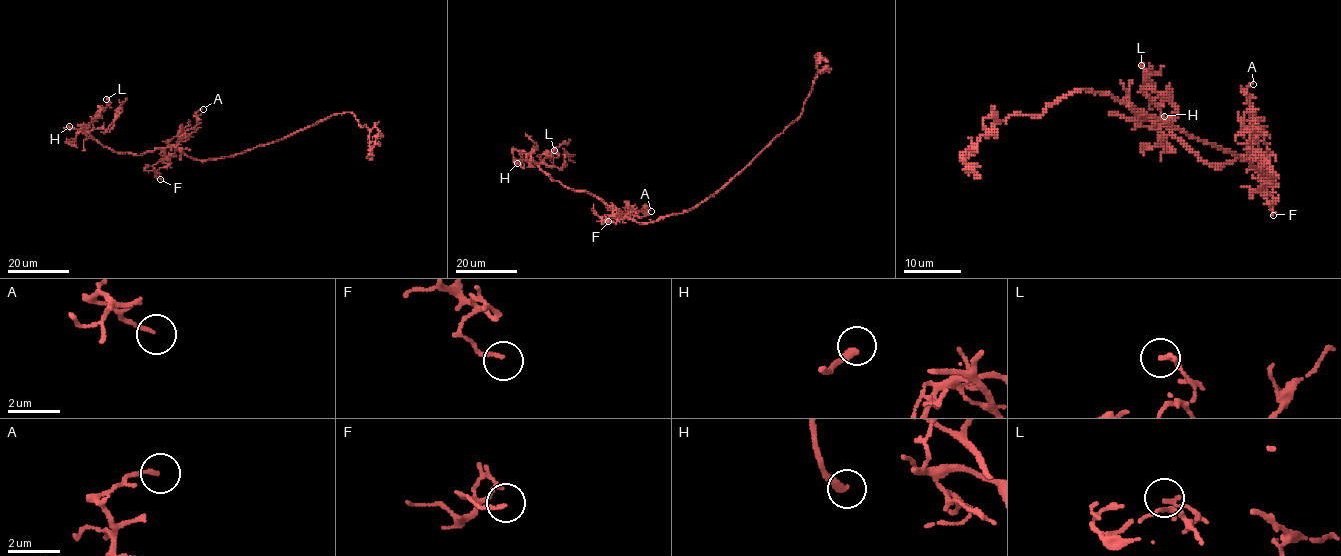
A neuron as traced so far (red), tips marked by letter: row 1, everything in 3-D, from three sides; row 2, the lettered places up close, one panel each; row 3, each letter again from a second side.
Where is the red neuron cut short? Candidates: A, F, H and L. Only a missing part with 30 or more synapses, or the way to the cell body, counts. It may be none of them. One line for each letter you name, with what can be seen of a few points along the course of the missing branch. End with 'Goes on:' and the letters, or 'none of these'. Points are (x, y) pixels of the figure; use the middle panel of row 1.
H: missing branch runs (517, 163), (521, 172), (518, 179), (515, 177)
Goes on: H

